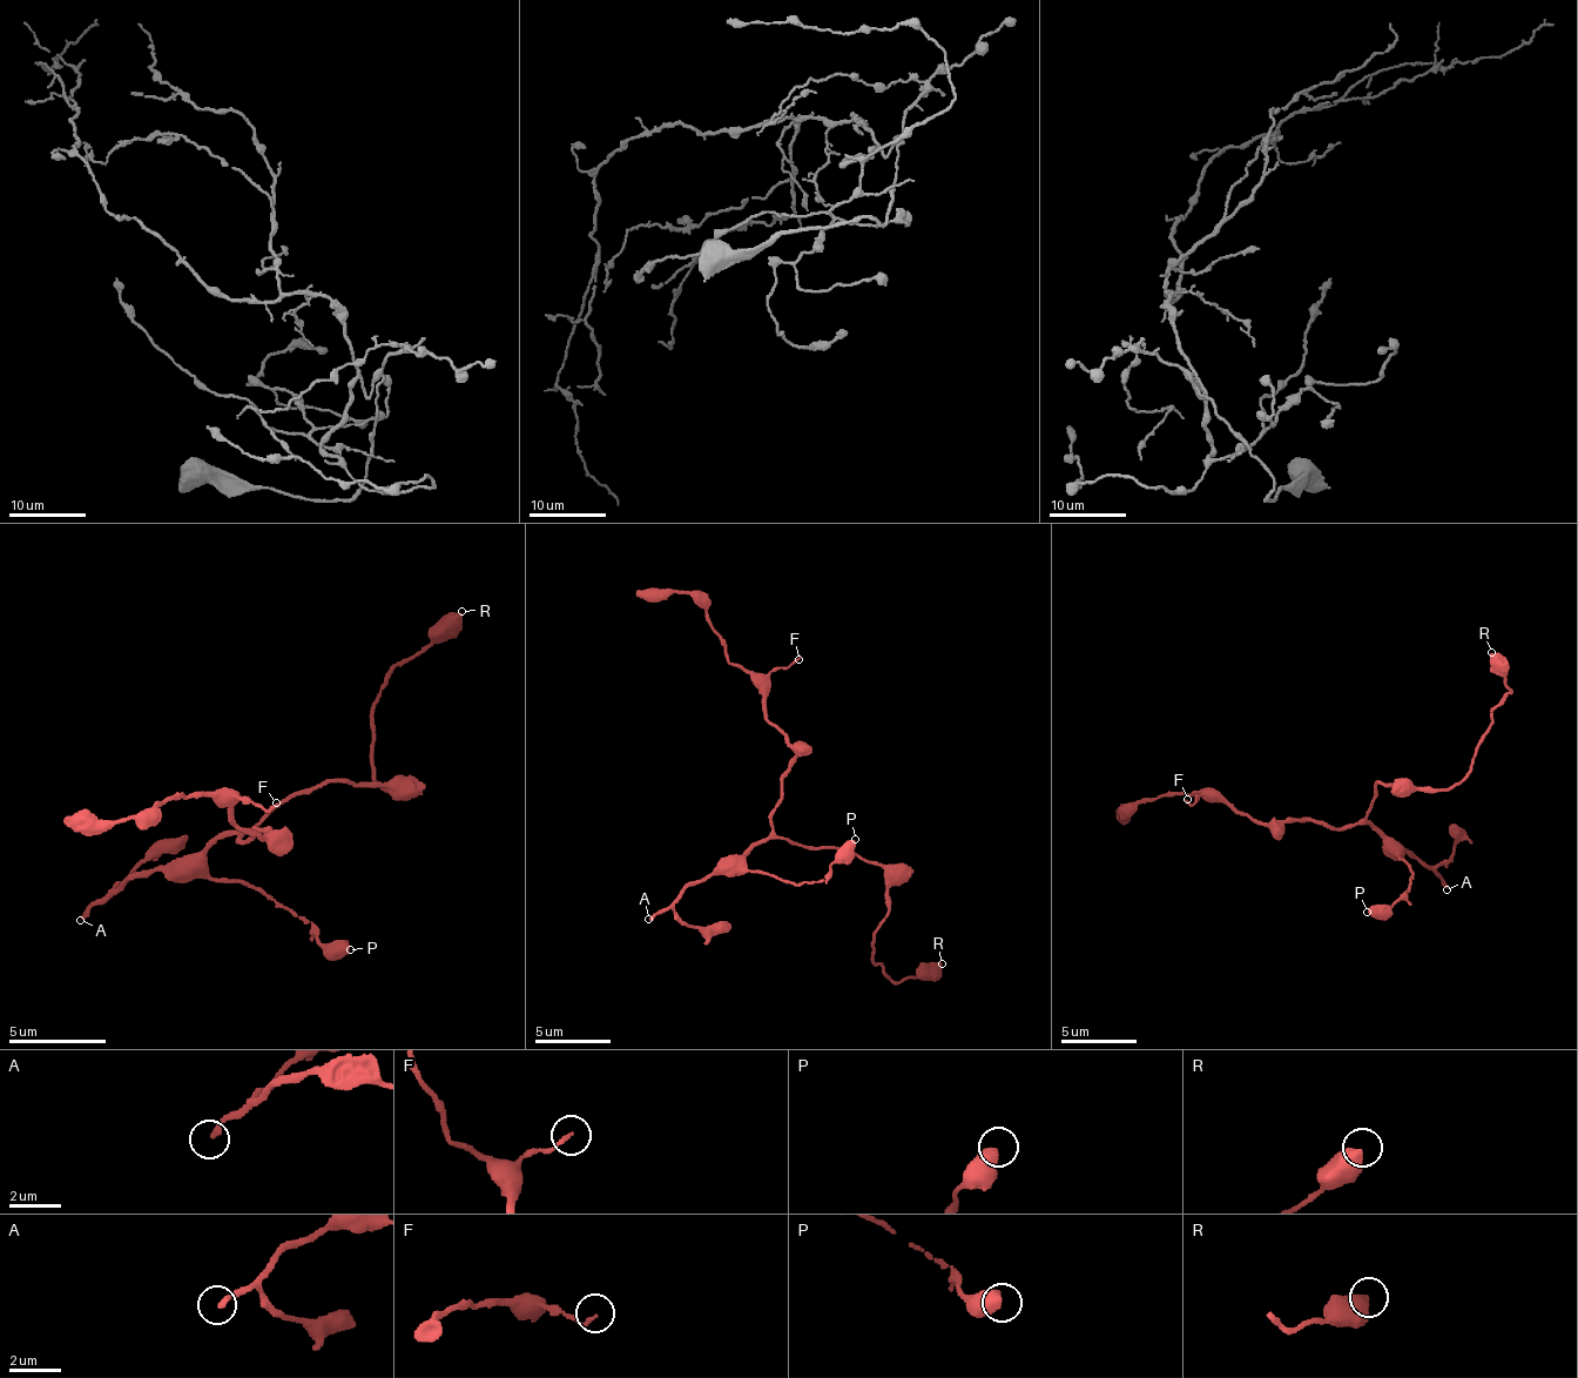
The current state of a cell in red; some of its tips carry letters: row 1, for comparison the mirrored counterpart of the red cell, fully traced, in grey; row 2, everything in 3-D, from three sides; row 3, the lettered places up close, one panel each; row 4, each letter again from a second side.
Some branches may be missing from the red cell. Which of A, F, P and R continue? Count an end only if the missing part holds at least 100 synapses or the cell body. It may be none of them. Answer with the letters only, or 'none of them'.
A

